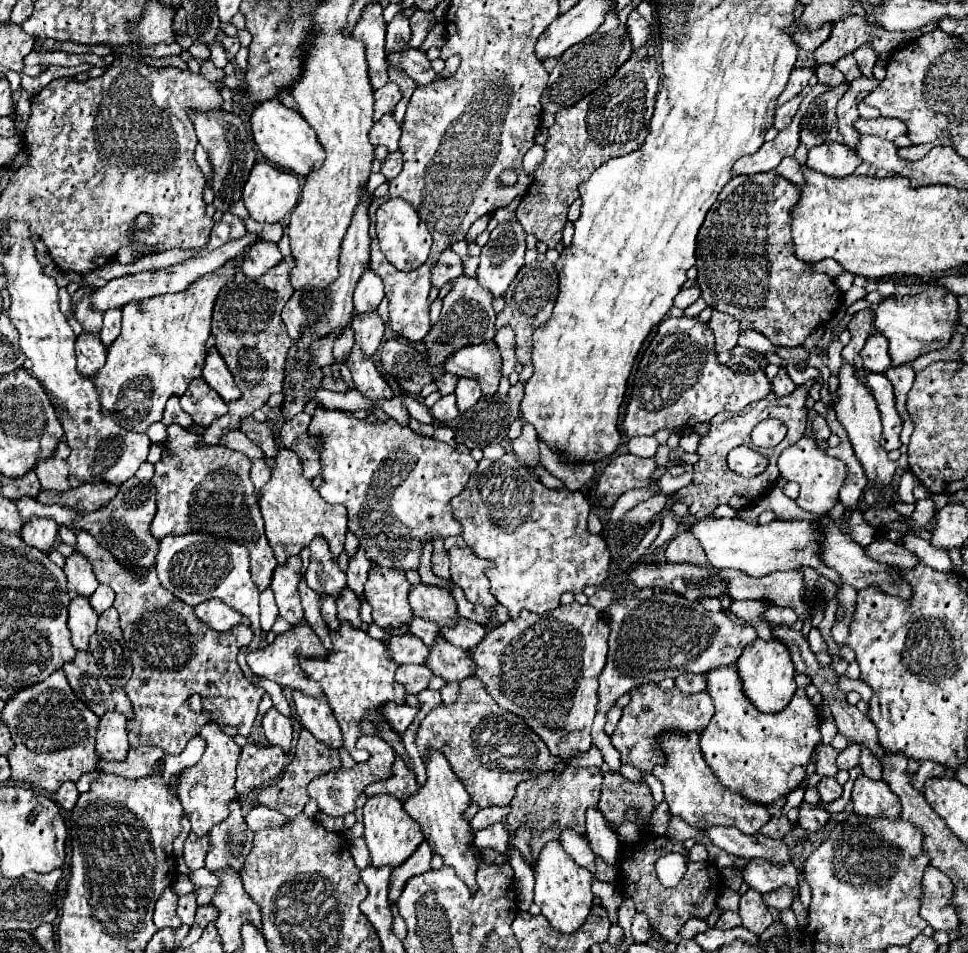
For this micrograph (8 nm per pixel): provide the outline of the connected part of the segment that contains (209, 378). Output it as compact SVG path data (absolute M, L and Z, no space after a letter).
M212 348L210 354L206 356L202 378L224 398L224 402L232 402L240 398L240 388L234 384L234 378L226 368L222 356L216 352L216 348Z

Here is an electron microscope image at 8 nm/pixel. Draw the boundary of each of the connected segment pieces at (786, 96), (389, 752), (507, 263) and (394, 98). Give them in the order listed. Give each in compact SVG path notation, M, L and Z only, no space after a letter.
M796 68L794 72L792 72L792 76L790 76L790 80L788 80L788 86L786 86L786 90L778 96L778 106L782 106L782 104L786 104L792 96L796 96L796 94L800 94L806 86L808 86L808 80L812 78L812 72L808 70L808 68Z
M362 736L358 740L358 746L364 746L364 748L370 750L370 760L368 762L356 764L350 770L340 768L340 772L330 772L328 776L320 776L320 778L316 778L316 780L312 780L308 784L308 796L316 800L320 812L324 812L324 814L328 814L332 818L346 816L346 814L354 812L356 810L356 798L366 790L366 786L392 776L392 764L394 764L396 752L384 740L380 740L376 736Z
M504 222L492 230L488 244L482 248L478 282L490 290L494 298L504 296L518 270L524 266L524 238L526 234L520 222Z
M388 82L384 88L380 88L380 90L374 92L374 98L376 98L376 104L374 104L374 120L378 122L384 114L388 114L388 112L394 110L394 106L402 98L402 92L400 92L398 84Z

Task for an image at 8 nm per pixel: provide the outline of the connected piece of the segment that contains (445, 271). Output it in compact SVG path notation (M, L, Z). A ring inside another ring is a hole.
M447 248L444 254L440 254L438 264L432 268L432 284L436 288L442 288L449 282L463 273L463 262L451 248Z

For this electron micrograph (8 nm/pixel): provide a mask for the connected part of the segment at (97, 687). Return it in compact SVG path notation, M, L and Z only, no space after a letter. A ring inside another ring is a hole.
M78 652L72 664L64 664L64 674L68 678L74 694L98 716L114 710L112 688L100 676L96 660L90 652Z

